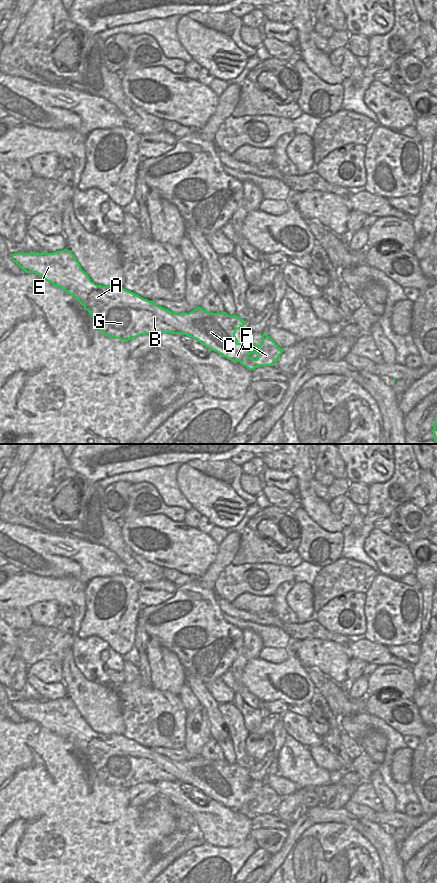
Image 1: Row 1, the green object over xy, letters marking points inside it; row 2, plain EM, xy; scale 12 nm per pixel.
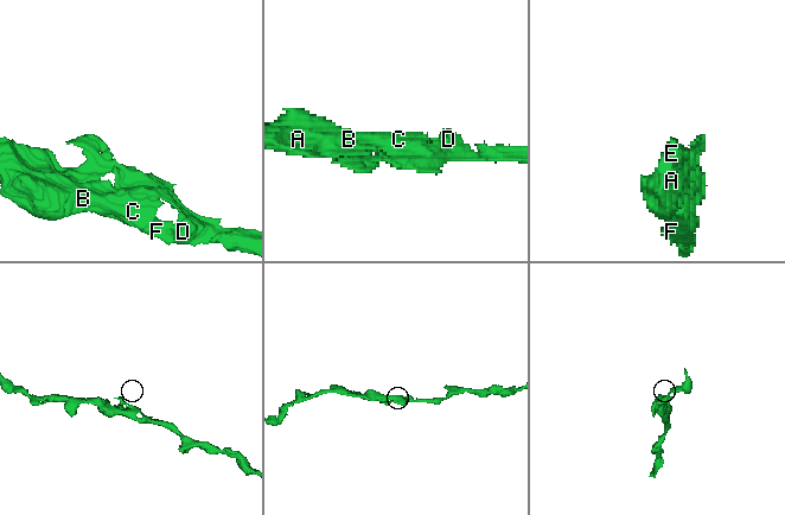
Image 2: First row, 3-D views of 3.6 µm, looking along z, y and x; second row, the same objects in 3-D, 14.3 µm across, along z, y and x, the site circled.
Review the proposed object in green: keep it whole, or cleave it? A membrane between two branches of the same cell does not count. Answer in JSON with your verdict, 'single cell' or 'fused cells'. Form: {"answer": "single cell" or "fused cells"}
{"answer": "single cell"}

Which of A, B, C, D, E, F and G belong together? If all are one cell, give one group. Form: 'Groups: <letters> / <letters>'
Groups: A B C D E F G

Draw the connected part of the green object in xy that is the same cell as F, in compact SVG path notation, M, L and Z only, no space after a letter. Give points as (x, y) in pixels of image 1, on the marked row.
M68 249L54 253L17 252L11 254L11 259L26 273L35 273L73 296L89 312L98 330L107 337L127 342L145 334L186 335L209 350L231 361L240 362L251 371L257 367L276 365L283 352L283 349L267 334L262 335L262 342L258 347L255 343L238 343L235 336L236 330L241 329L246 323L237 315L230 316L226 312L209 313L201 307L189 313L173 313L123 287L97 285L82 270L79 262Z

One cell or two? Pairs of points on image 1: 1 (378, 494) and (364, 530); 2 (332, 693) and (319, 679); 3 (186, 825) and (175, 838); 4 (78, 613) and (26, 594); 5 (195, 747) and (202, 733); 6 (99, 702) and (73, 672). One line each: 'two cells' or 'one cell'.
1: two cells
2: one cell
3: one cell
4: one cell
5: one cell
6: one cell

